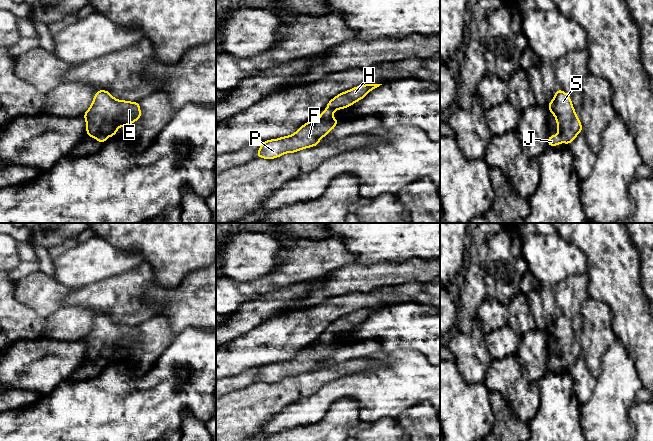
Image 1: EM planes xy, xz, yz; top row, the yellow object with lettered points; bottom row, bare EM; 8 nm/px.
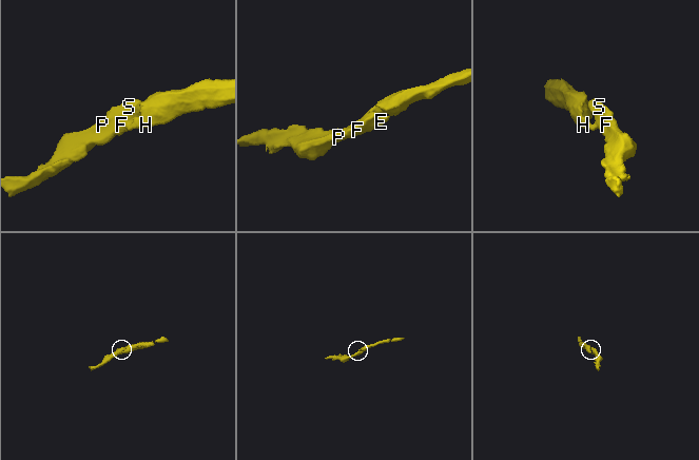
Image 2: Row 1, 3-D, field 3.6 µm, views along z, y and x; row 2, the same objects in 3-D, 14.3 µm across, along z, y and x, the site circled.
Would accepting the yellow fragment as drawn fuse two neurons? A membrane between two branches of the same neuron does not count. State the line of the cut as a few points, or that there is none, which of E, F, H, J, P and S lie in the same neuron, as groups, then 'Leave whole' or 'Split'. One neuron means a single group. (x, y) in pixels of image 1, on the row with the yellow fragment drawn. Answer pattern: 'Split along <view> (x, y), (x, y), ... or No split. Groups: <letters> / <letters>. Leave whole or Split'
No split. Groups: E F H J P S. Leave whole

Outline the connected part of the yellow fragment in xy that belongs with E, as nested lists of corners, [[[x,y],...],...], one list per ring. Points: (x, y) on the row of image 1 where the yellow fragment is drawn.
[[[98,90],[90,108],[84,113],[86,120],[87,137],[96,138],[98,142],[105,143],[107,137],[115,136],[119,126],[125,127],[141,118],[139,102],[116,100],[107,90]]]

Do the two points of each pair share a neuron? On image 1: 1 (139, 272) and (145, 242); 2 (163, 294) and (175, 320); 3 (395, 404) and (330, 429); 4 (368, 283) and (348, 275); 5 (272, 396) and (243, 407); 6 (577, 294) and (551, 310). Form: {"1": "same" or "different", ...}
{"1": "different", "2": "same", "3": "different", "4": "same", "5": "same", "6": "different"}

